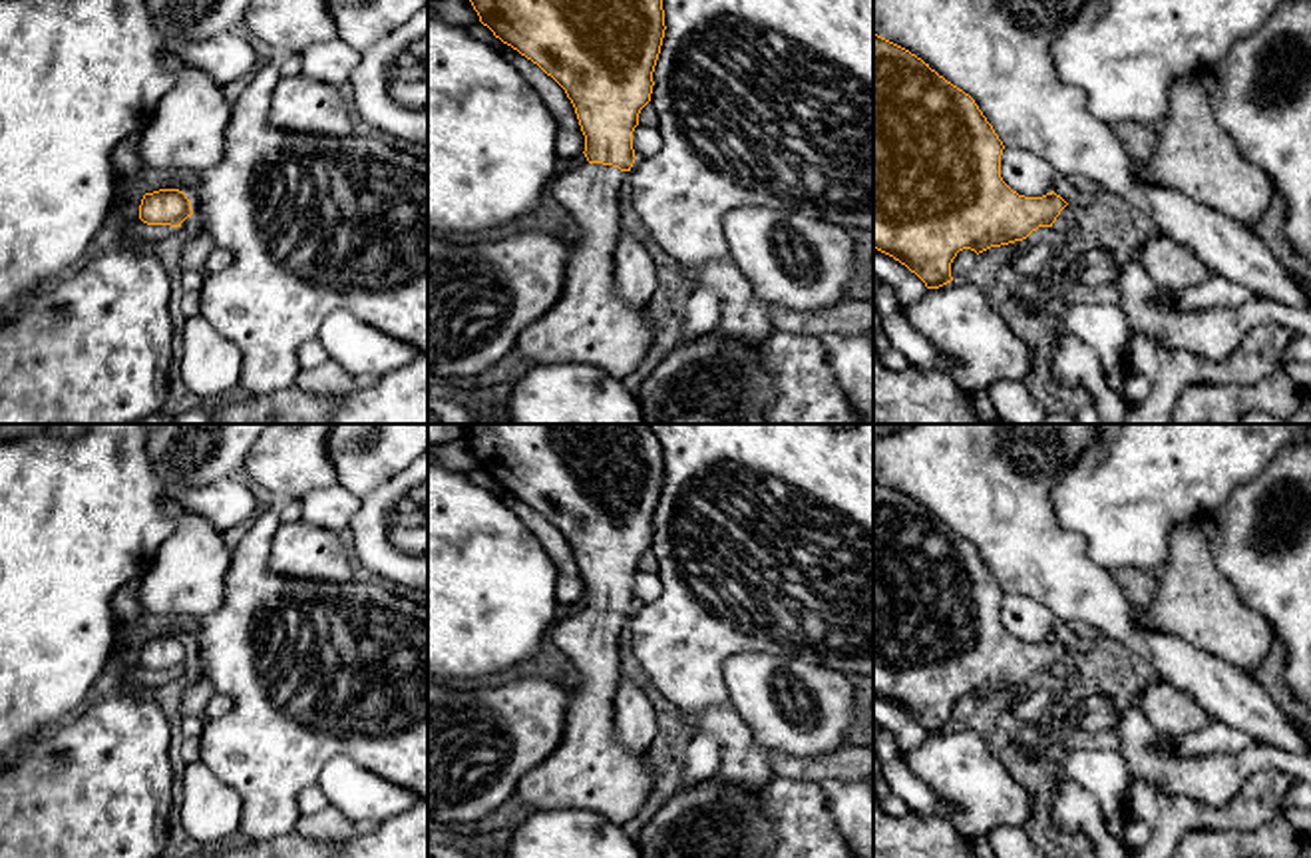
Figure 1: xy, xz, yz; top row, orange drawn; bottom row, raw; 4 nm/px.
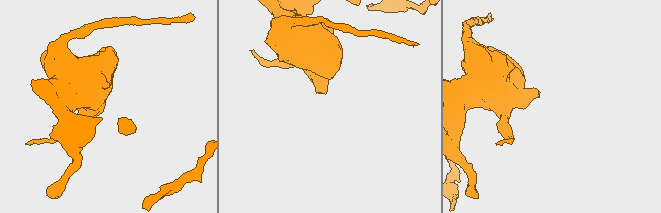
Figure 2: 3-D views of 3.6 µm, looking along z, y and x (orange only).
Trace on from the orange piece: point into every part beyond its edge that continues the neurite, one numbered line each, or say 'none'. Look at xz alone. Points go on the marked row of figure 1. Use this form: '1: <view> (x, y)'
1: xz (589, 325)

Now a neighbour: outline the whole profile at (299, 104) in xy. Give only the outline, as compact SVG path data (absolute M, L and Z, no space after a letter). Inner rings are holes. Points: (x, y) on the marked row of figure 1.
M302 74L281 76L271 98L271 123L298 133L348 135L352 133L348 94Z

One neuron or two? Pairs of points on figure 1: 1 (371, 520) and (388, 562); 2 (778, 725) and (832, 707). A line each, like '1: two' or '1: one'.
1: one
2: one

